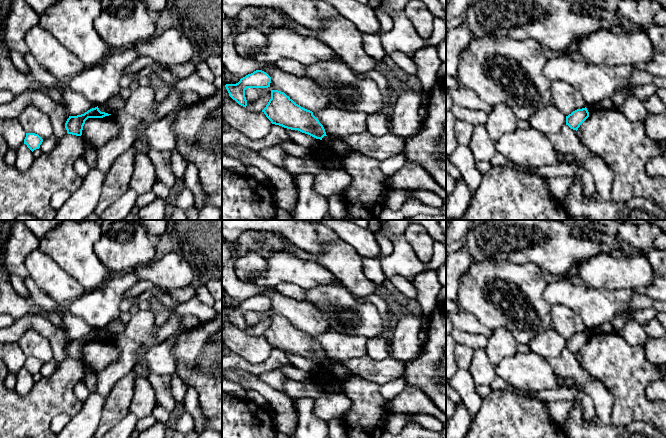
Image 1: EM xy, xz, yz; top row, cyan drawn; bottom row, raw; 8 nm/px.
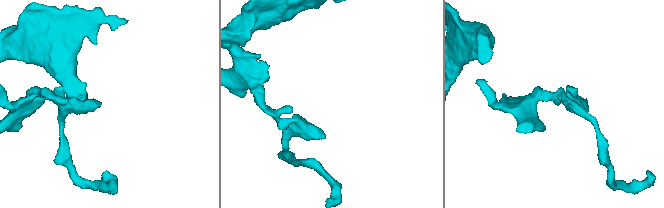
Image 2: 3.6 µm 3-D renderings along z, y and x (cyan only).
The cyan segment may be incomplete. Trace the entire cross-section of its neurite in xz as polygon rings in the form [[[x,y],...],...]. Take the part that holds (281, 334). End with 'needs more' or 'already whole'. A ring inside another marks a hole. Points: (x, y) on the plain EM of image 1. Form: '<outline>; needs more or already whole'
[[[271,314],[271,323],[262,336],[272,348],[298,354],[320,364],[327,360],[313,336],[296,328],[284,316]]]; already whole

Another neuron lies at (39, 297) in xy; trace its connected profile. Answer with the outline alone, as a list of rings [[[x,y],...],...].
[[[29,276],[24,278],[24,283],[30,293],[30,299],[41,309],[48,313],[61,313],[66,309],[66,305],[52,300]]]

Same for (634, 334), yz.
[[[630,319],[626,322],[620,335],[626,340],[626,342],[631,346],[645,346],[648,336],[640,325],[634,319]]]

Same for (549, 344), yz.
[[[551,327],[534,337],[528,345],[532,353],[548,359],[562,353],[566,348],[566,340]]]

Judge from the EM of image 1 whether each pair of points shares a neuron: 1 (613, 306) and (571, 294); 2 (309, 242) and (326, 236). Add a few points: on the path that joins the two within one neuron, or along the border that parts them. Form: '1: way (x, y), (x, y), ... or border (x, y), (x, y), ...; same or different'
1: way (603, 305), (591, 305), (581, 299); same
2: way (313, 238), (315, 236), (322, 236); same

